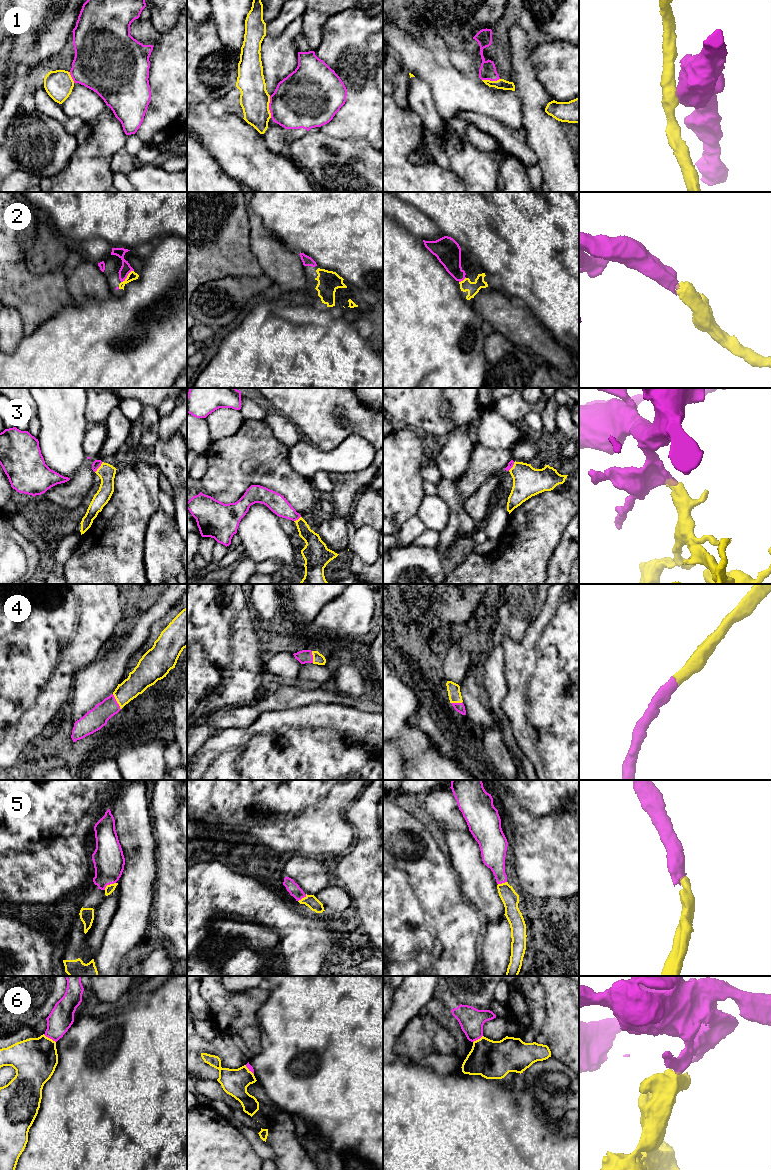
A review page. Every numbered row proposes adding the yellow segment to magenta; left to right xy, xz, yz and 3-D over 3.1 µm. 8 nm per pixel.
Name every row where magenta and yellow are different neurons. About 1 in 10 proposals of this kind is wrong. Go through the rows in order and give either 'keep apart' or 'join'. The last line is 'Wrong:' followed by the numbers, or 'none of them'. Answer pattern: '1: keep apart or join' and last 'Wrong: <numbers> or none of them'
1: join
2: join
3: join
4: join
5: join
6: keep apart
Wrong: 6

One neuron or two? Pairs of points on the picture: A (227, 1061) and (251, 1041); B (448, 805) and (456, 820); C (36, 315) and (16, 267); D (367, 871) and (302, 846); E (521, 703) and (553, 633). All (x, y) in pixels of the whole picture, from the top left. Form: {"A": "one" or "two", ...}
{"A": "two", "B": "one", "C": "one", "D": "two", "E": "one"}

